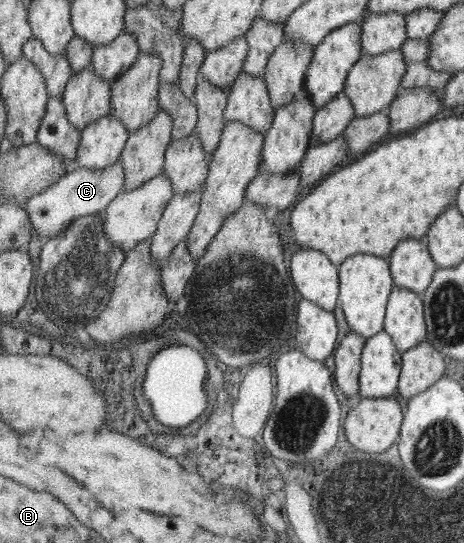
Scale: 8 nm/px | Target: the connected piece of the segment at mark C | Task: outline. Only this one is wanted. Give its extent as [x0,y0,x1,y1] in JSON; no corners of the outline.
[24,159,125,240]

